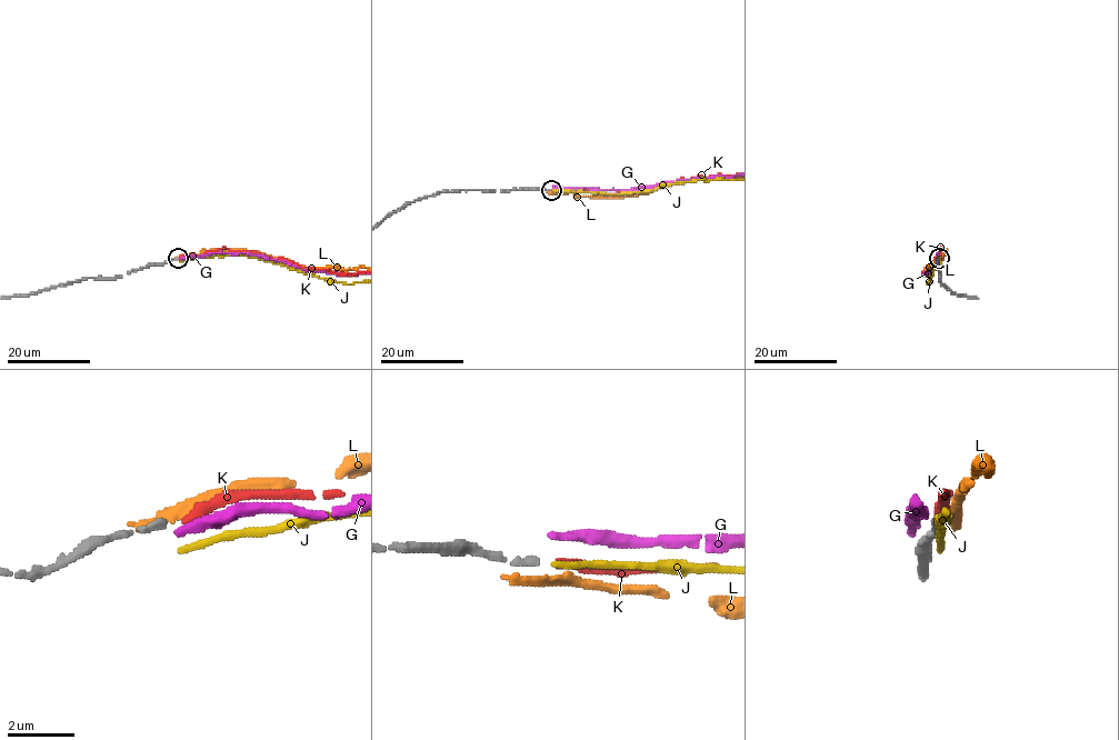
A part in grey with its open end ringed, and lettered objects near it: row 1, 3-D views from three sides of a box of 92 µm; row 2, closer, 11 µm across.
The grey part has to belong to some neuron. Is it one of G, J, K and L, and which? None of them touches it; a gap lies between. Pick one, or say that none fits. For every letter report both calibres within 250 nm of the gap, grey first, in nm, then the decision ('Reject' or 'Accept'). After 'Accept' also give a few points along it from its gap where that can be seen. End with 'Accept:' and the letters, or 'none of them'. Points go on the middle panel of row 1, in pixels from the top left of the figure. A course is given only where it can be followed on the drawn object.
G: Thickness 200 nm (grey) against 320 nm. Reject
J: Thickness 200 nm (grey) against 190 nm. Reject
K: Thickness 200 nm (grey) against 280 nm. Accept
L: Thickness 200 nm (grey) against 360 nm. Reject
Accept: K

